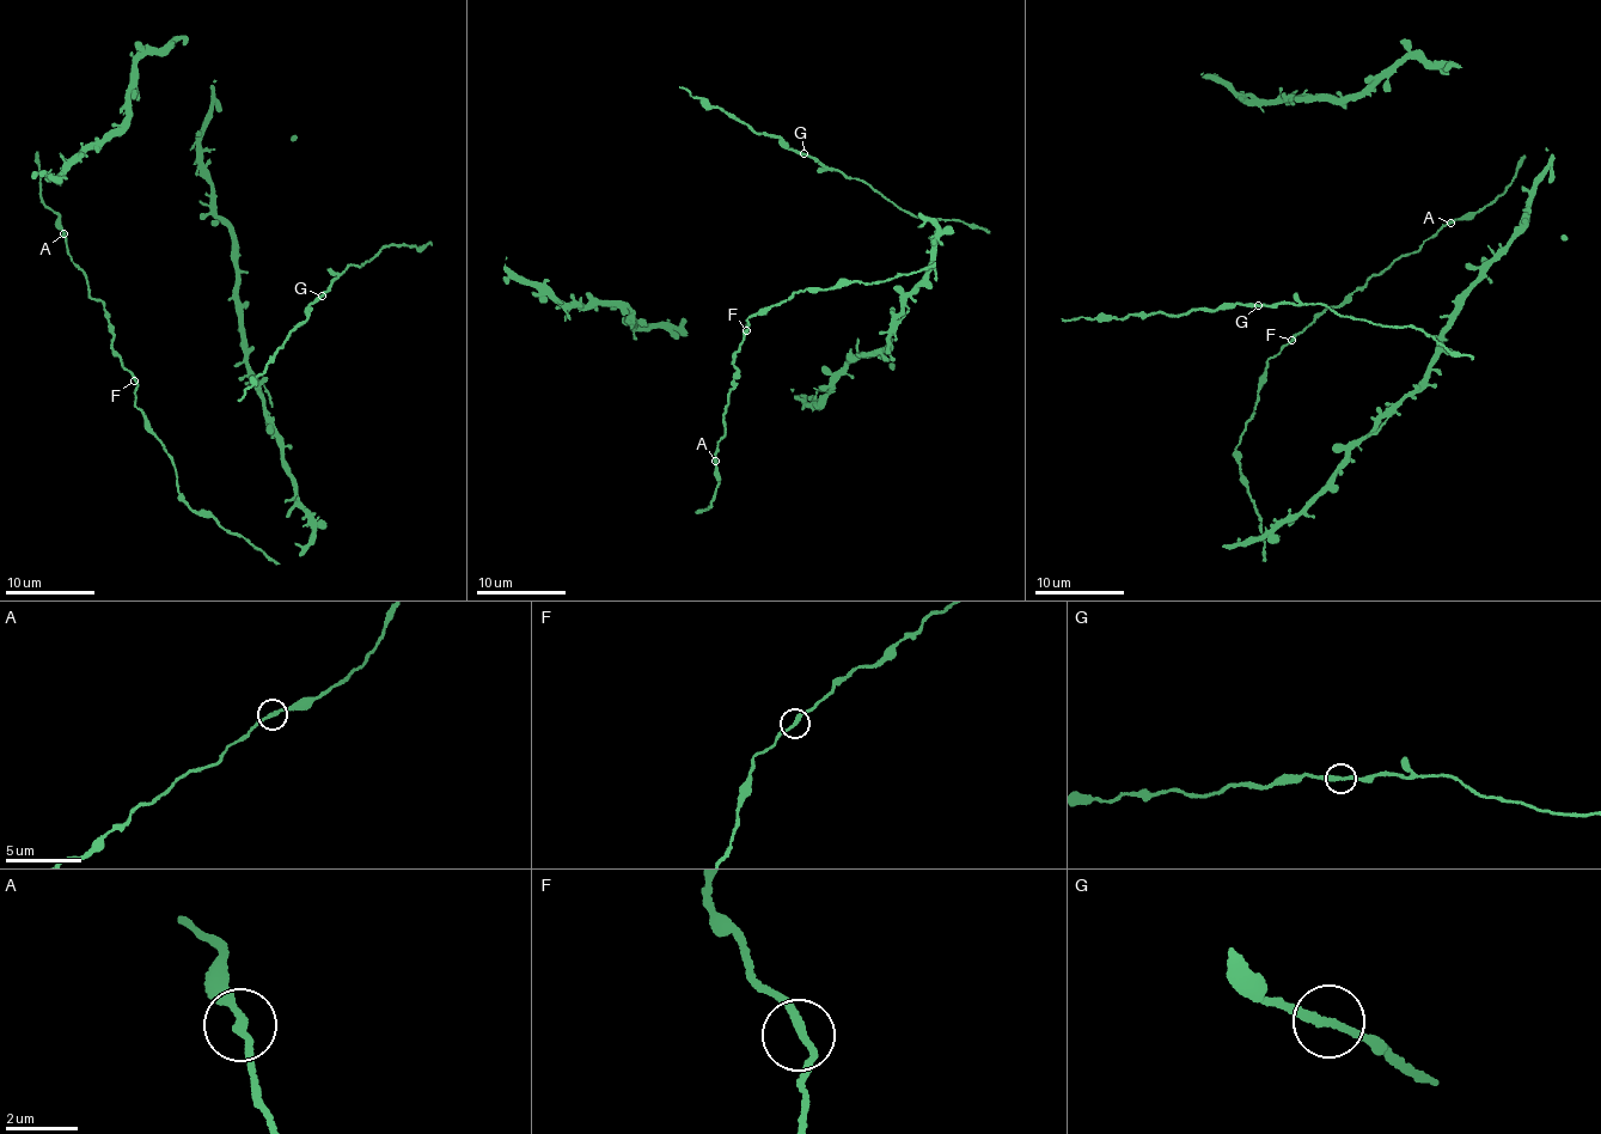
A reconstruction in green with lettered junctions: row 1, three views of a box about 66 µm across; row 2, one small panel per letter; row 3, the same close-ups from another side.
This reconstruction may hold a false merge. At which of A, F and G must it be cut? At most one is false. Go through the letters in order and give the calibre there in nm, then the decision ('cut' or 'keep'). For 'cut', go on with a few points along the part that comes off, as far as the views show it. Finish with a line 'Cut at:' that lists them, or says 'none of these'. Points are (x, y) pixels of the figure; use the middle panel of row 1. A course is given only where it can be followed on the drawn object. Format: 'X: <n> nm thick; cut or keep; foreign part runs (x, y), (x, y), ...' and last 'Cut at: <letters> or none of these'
A: 200 nm thick; keep
F: 200 nm thick; keep
G: 220 nm thick; keep
Cut at: none of these

